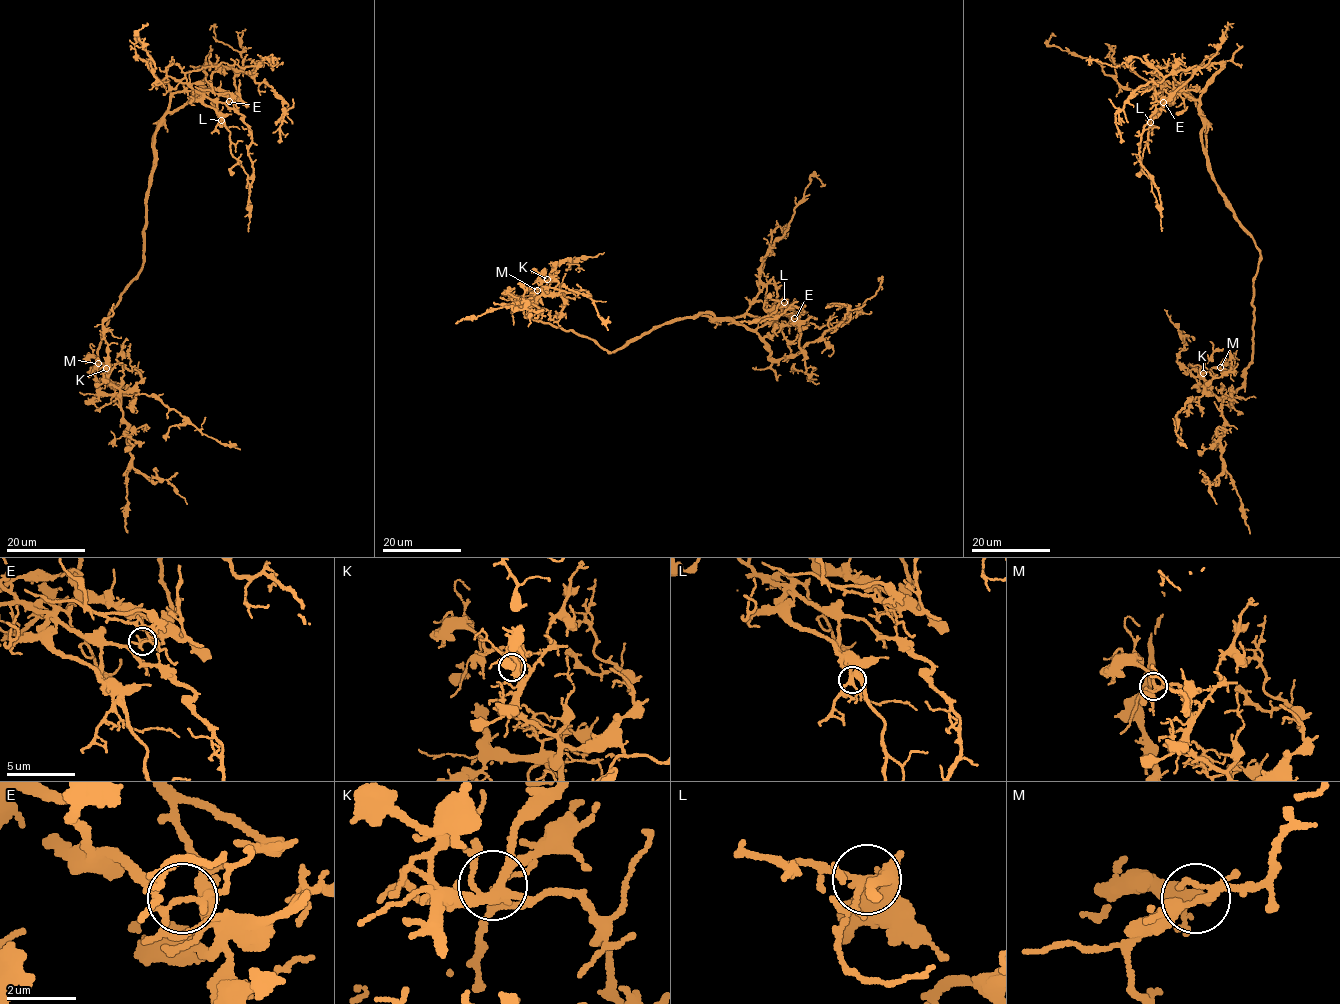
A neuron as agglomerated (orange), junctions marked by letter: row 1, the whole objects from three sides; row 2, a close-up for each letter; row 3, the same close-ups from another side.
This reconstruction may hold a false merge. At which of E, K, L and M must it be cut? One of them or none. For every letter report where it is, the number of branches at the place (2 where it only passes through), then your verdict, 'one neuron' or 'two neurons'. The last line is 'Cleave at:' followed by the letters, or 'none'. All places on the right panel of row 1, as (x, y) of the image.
E: at (1163, 102); 5 branches meet; two neurons
K: at (1203, 373); 5 branches meet; one neuron
L: at (1150, 122); 5 branches meet; one neuron
M: at (1220, 367); 4 branches meet; one neuron
Cleave at: E

